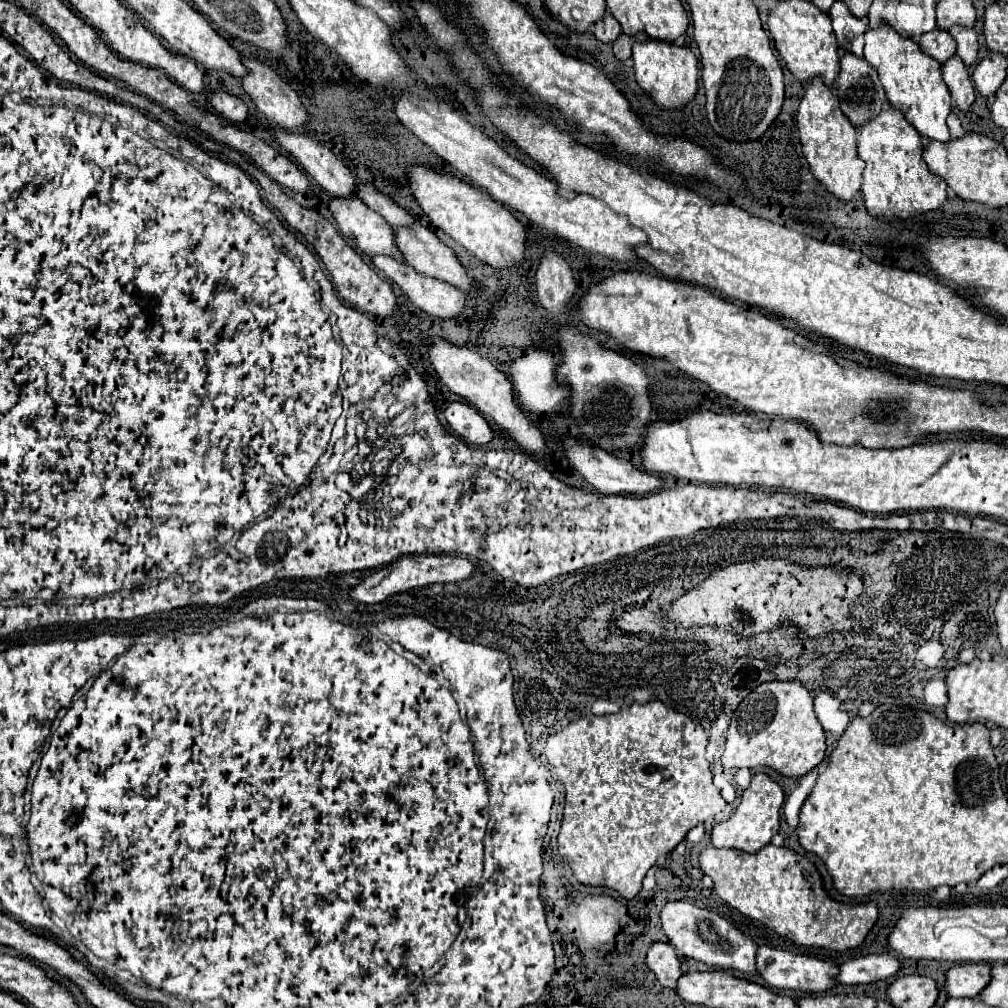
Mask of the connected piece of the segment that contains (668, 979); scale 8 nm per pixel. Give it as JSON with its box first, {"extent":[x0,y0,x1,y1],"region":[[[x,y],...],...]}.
{"extent":[647,943,683,991],"region":[[[653,943],[647,951],[647,967],[657,975],[659,983],[677,991],[677,981],[683,975],[681,963],[669,943]]]}

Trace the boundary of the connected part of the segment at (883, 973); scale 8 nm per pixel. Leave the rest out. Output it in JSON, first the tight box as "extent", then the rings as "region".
{"extent":[837,953,901,985],"region":[[[889,953],[879,955],[867,955],[849,959],[839,967],[837,981],[841,985],[859,985],[859,983],[875,983],[885,981],[887,977],[893,977],[901,969],[901,963],[897,957]]]}

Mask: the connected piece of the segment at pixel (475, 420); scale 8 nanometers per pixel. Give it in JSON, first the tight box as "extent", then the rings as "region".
{"extent":[445,401,493,445],"region":[[[453,401],[445,409],[445,419],[451,425],[451,429],[471,445],[485,445],[493,439],[485,417],[475,407],[463,401]]]}

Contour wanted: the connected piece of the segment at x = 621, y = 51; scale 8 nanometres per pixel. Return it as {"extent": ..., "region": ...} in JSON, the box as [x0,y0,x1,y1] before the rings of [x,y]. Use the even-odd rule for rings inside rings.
{"extent":[613,35,637,61],"region":[[[621,35],[615,43],[613,43],[613,55],[617,57],[617,61],[627,61],[631,57],[631,47],[637,41],[637,37],[629,37],[629,35]]]}

